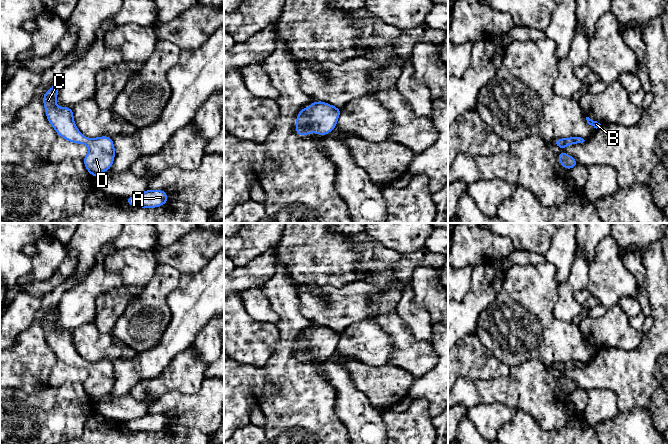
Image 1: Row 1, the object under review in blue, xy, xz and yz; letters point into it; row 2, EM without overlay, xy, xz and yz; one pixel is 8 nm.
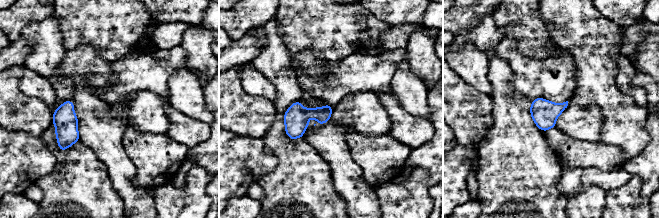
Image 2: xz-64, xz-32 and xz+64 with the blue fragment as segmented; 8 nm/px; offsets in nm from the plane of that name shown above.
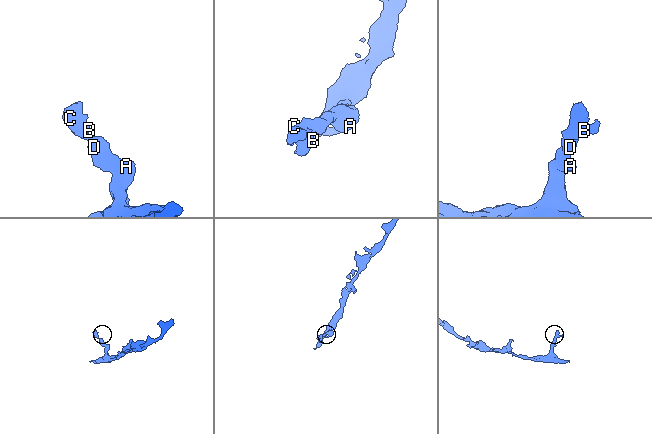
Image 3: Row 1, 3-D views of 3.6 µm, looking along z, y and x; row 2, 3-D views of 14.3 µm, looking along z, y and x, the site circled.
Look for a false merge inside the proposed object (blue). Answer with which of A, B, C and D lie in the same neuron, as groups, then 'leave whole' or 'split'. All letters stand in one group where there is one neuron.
A B C D; leave whole

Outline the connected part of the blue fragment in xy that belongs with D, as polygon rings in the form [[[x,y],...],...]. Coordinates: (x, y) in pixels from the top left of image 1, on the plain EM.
[[[58,307],[52,310],[43,320],[43,328],[50,349],[58,360],[77,368],[86,368],[89,375],[83,382],[88,397],[97,402],[101,397],[110,394],[115,382],[113,363],[107,360],[87,362],[78,354],[72,332],[59,331],[56,328]]]

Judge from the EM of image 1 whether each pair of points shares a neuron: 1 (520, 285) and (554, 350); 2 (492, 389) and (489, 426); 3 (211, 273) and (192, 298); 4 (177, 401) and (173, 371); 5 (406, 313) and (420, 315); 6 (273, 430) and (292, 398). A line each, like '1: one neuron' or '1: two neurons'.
1: one neuron
2: two neurons
3: one neuron
4: two neurons
5: one neuron
6: one neuron

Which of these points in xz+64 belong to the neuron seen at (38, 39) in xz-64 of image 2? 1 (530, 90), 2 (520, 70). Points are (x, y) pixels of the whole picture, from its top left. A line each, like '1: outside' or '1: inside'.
1: outside
2: outside

